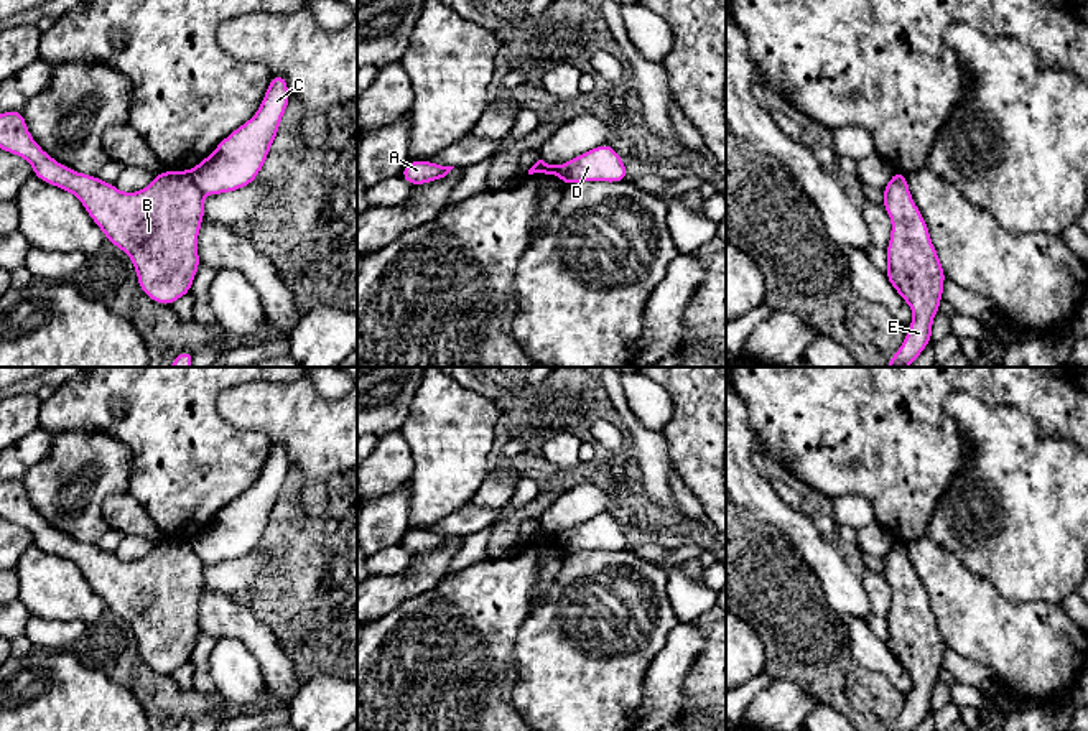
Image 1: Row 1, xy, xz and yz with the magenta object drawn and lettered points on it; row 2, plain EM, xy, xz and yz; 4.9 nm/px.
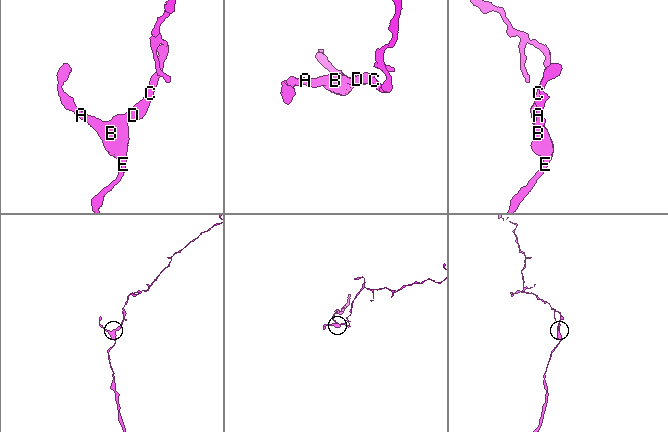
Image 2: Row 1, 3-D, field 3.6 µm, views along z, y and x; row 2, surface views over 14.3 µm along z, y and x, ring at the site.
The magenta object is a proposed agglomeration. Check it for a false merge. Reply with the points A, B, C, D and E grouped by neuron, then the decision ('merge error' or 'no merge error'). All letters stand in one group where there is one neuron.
A B E / C D | merge error

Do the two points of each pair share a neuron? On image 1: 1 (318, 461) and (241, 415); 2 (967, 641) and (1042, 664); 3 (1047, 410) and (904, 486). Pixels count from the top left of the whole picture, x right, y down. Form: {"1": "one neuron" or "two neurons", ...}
{"1": "one neuron", "2": "one neuron", "3": "one neuron"}

